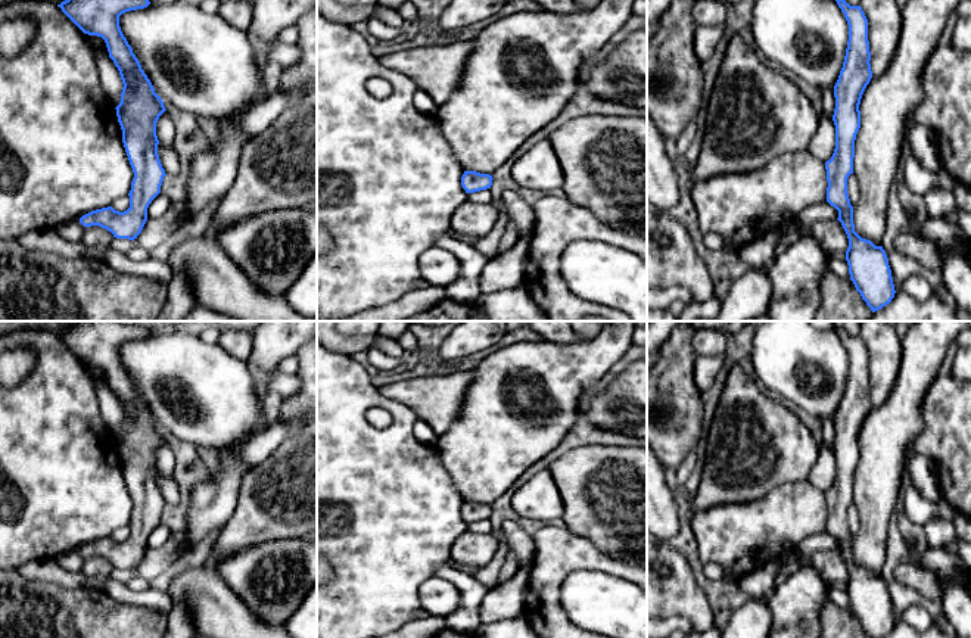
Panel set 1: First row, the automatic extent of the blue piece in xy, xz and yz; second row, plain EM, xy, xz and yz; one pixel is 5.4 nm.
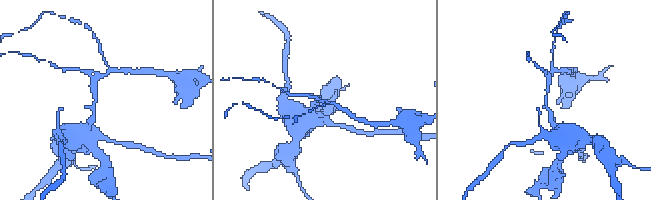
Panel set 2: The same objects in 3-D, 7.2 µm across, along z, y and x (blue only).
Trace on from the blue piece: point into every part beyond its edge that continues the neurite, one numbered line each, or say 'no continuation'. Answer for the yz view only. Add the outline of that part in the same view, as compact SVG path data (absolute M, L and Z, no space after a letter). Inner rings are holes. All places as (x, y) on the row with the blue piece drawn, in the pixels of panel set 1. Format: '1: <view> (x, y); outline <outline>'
no continuation

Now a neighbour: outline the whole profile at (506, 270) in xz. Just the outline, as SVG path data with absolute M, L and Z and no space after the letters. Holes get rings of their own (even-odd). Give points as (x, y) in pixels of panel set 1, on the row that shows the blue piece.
M530 234L517 239L507 250L491 258L479 277L482 293L492 293L504 289L516 289L523 284L529 258Z

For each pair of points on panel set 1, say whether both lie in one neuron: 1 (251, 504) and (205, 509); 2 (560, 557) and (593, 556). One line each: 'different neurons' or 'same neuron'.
1: different neurons
2: same neuron

